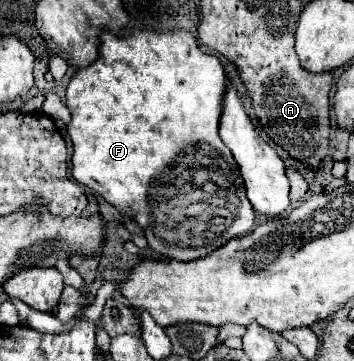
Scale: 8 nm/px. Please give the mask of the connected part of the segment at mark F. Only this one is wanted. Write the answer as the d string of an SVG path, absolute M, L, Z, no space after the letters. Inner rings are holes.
M140 30L122 38L104 32L98 60L78 70L68 84L64 104L72 114L68 134L74 144L74 180L98 192L118 212L130 214L142 228L148 246L164 258L182 262L204 258L254 226L254 210L246 198L238 164L218 136L226 84L220 60L202 52L186 30ZM168 168L174 168L174 176L162 176Z

